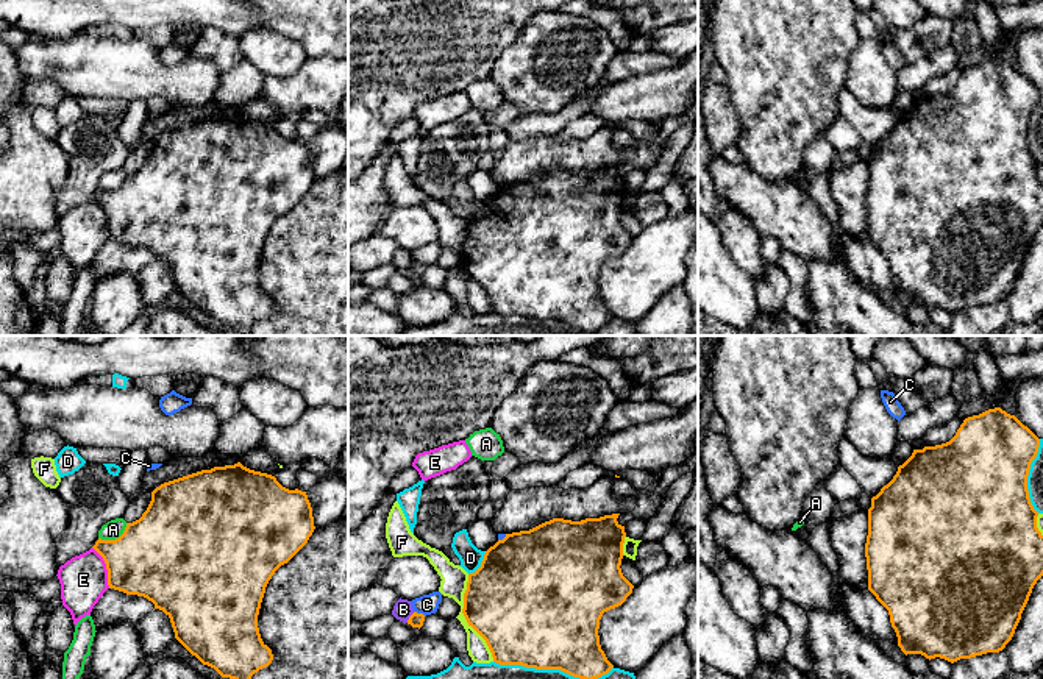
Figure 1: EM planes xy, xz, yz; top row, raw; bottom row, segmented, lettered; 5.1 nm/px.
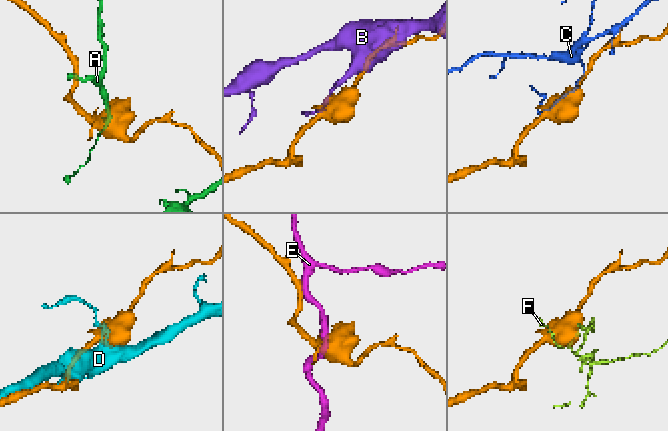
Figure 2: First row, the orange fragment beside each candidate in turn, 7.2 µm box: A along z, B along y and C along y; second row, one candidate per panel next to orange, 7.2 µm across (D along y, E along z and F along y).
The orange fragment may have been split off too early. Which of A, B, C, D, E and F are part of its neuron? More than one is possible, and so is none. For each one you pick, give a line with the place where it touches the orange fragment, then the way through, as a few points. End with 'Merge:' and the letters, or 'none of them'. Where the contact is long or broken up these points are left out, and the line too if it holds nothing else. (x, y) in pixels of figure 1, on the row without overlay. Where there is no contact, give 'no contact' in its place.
Merge: none of them

